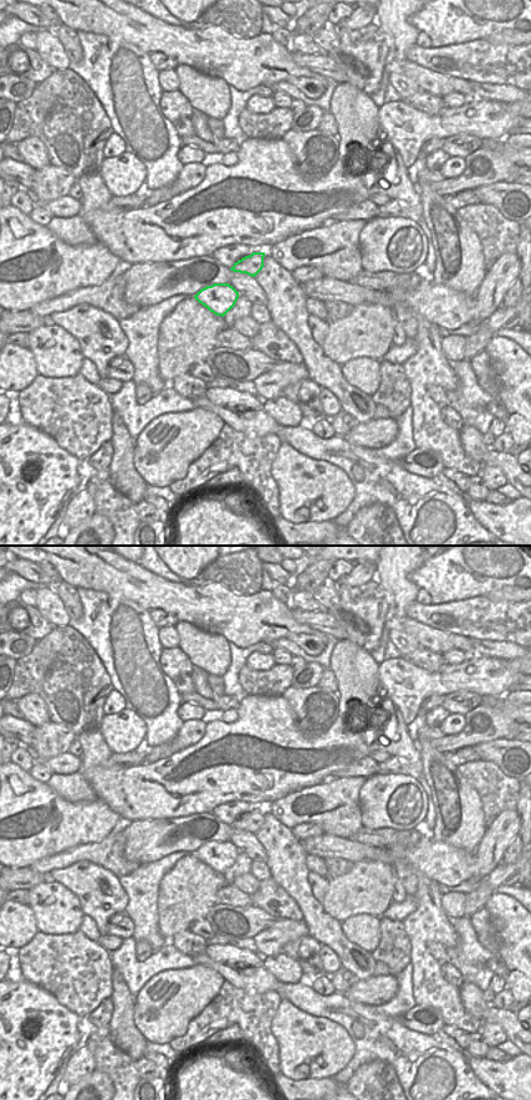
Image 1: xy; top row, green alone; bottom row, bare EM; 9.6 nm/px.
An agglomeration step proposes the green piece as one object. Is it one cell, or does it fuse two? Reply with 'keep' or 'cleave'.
keep

